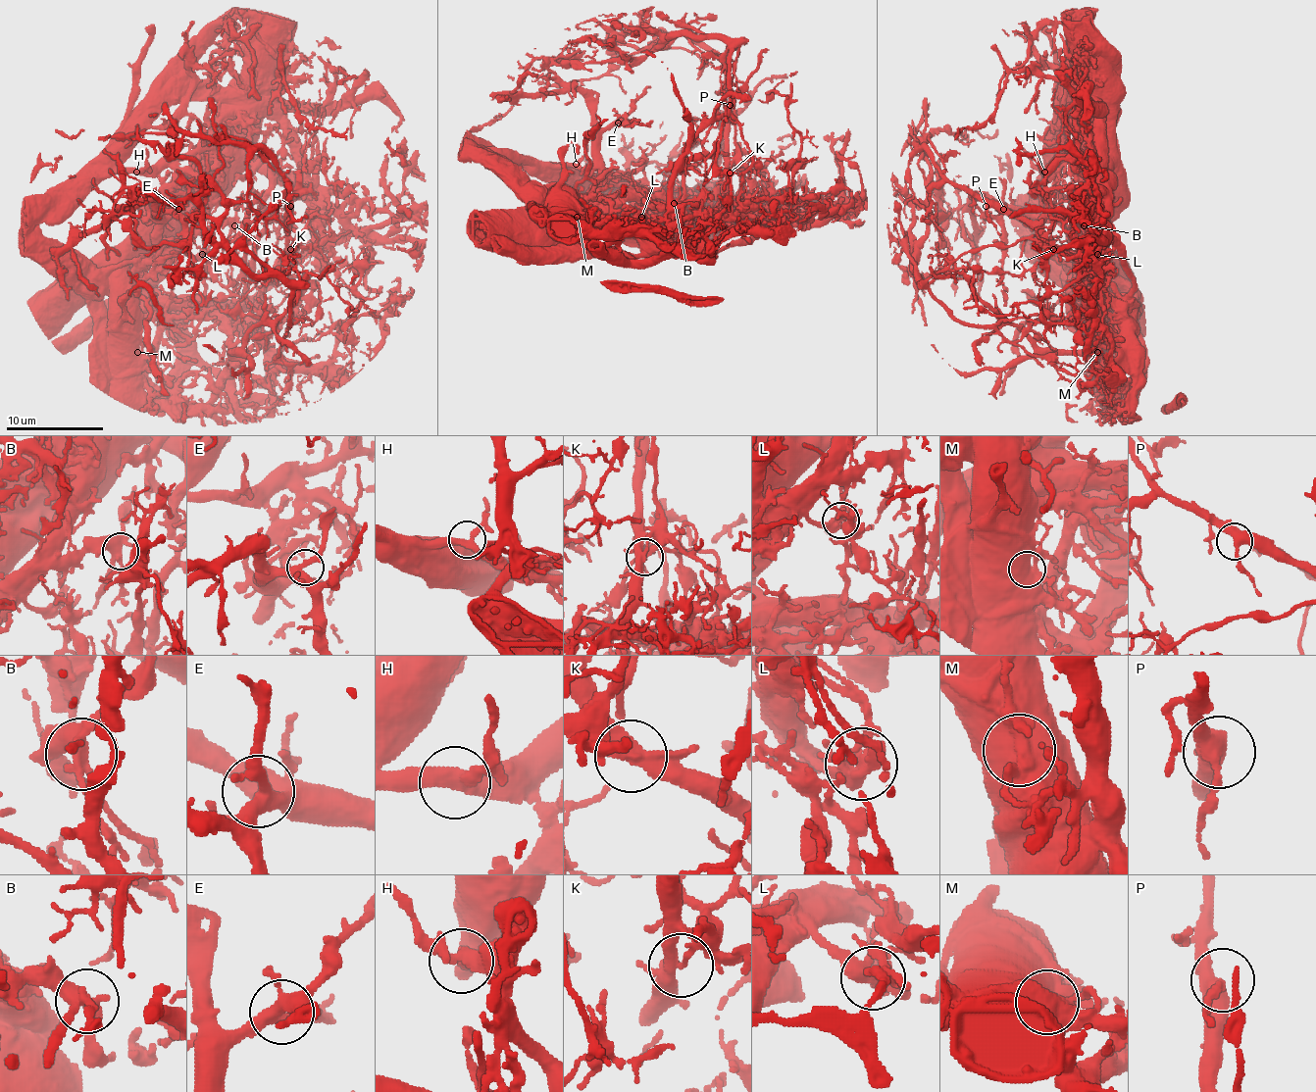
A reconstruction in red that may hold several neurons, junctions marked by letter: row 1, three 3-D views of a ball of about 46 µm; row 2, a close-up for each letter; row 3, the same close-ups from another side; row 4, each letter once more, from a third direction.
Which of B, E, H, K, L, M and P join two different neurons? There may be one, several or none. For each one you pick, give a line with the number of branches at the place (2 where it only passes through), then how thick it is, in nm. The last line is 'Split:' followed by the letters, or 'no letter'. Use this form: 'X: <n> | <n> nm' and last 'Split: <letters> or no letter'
K: 3 | 320 nm
L: 4 | 340 nm
M: 2 | 850 nm
Split: K, L, M

